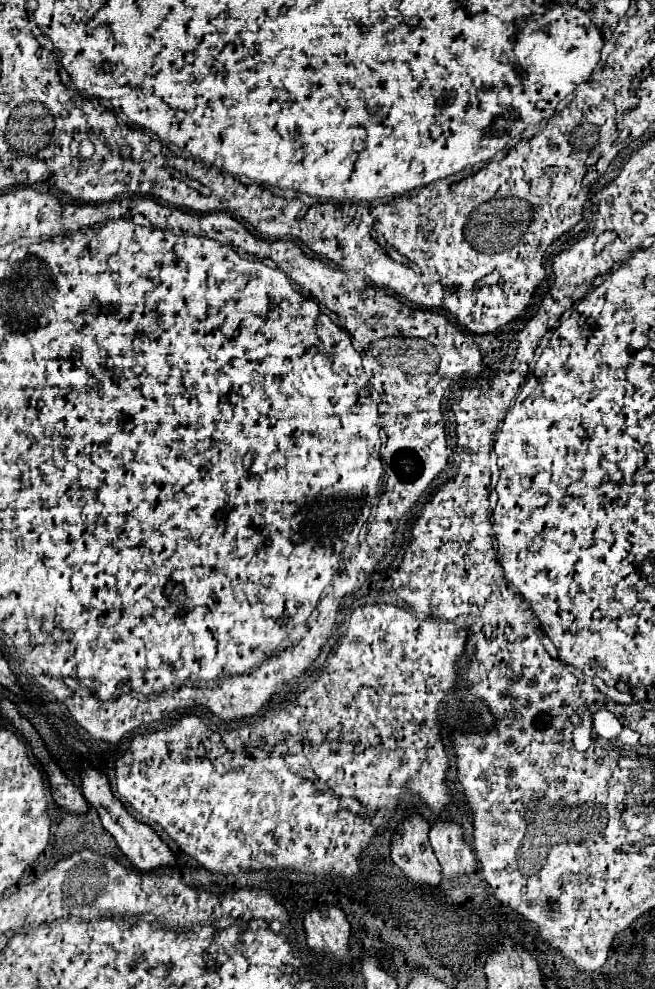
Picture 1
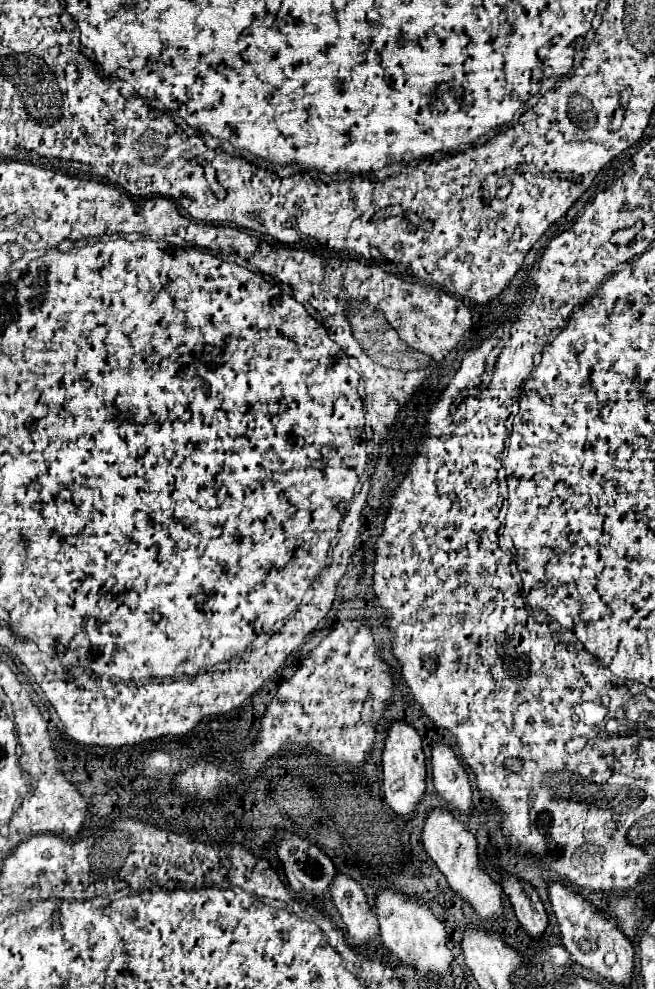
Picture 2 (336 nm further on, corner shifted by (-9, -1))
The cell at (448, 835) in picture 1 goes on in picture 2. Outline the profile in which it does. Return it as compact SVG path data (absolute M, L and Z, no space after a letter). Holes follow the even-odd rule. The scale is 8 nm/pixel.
M444 741L432 745L432 779L436 791L448 801L454 803L460 813L470 811L472 789L468 783L468 773L452 747Z

